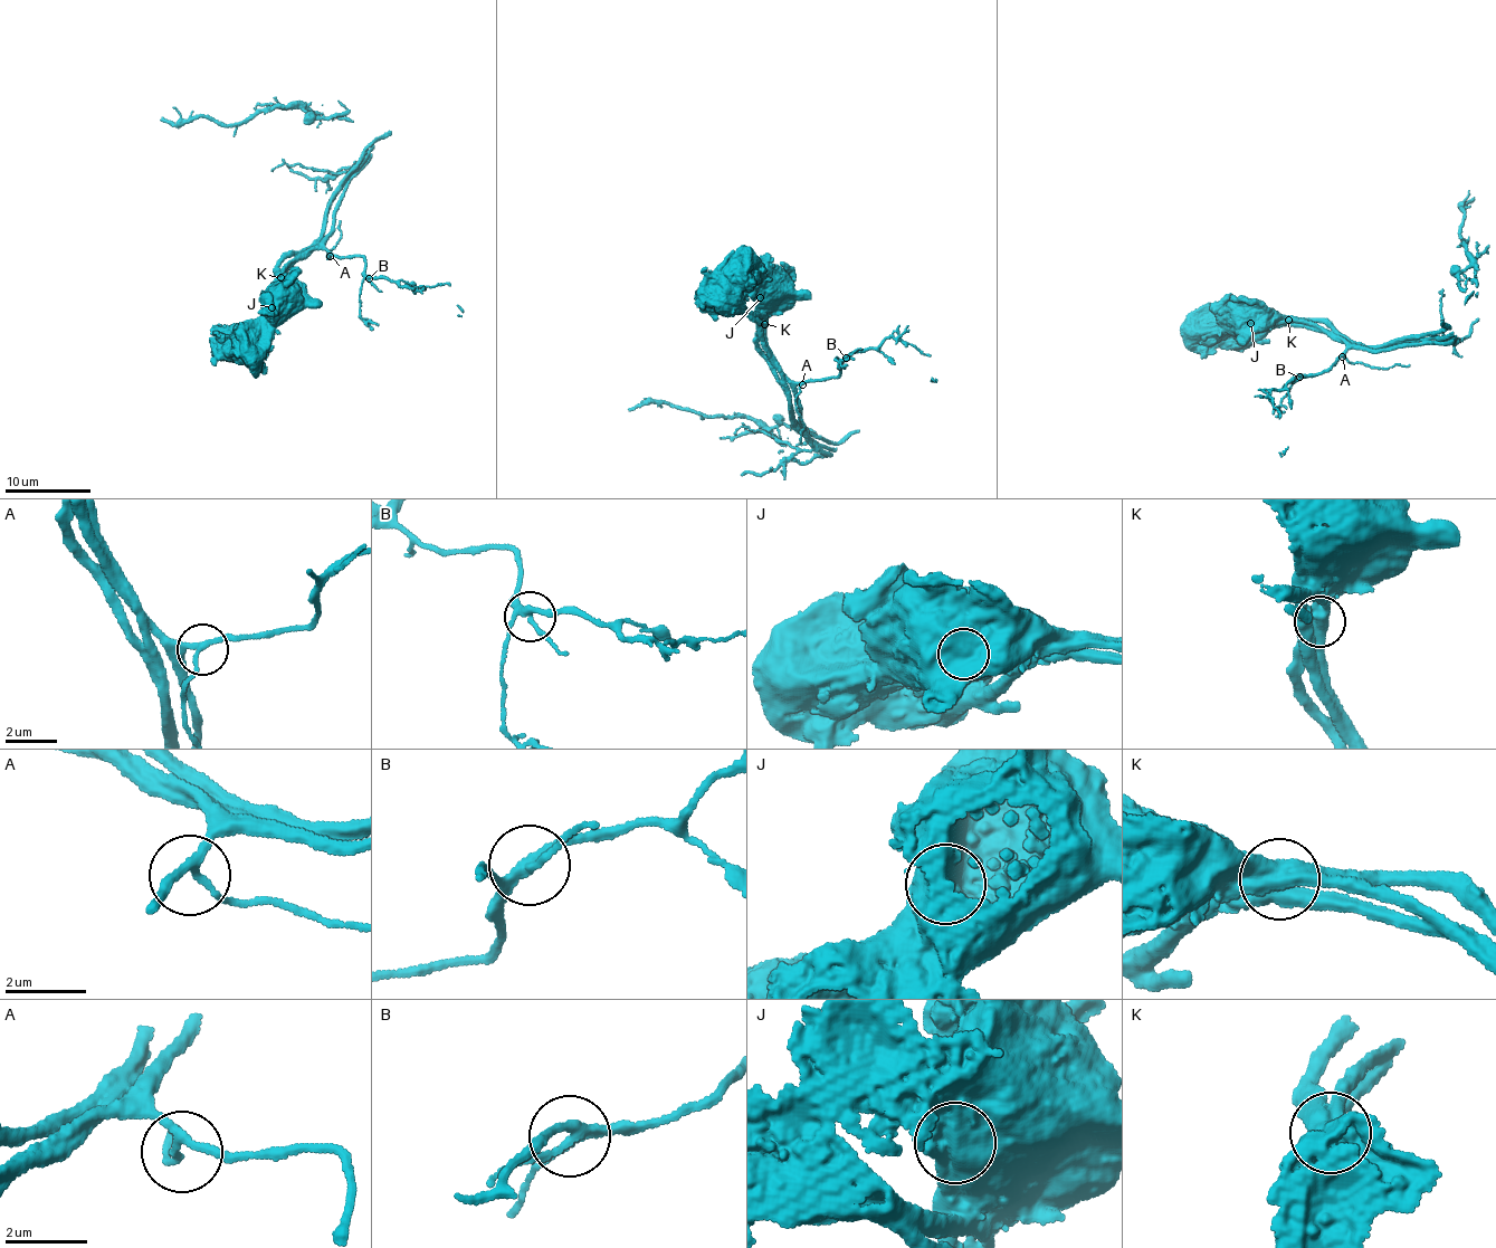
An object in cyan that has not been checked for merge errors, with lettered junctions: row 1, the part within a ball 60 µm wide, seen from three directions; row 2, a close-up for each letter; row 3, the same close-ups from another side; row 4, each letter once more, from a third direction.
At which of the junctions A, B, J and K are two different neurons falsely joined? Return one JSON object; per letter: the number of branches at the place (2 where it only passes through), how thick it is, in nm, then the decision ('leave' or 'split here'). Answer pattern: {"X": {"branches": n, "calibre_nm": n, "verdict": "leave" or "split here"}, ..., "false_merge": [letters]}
{"A": {"branches": 3, "calibre_nm": 170, "verdict": "leave"}, "B": {"branches": 4, "calibre_nm": 240, "verdict": "leave"}, "J": {"branches": 1, "calibre_nm": 1450, "verdict": "split here"}, "K": {"branches": 2, "calibre_nm": 600, "verdict": "split here"}, "false_merge": ["J", "K"]}

